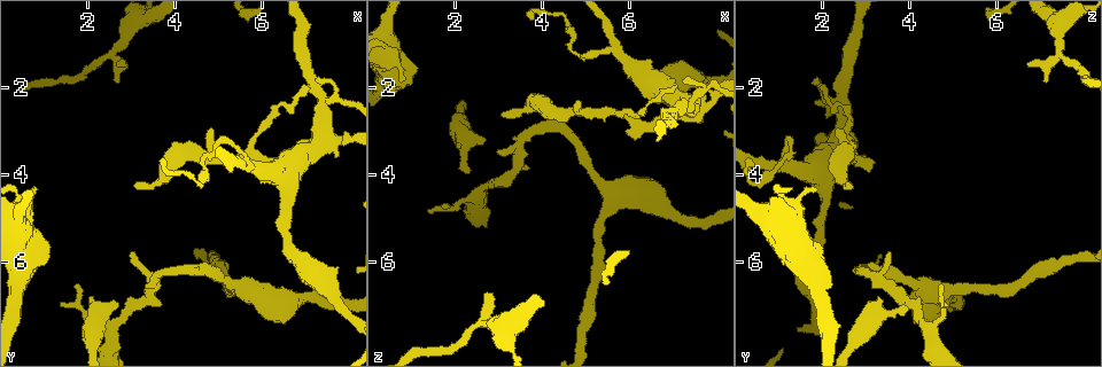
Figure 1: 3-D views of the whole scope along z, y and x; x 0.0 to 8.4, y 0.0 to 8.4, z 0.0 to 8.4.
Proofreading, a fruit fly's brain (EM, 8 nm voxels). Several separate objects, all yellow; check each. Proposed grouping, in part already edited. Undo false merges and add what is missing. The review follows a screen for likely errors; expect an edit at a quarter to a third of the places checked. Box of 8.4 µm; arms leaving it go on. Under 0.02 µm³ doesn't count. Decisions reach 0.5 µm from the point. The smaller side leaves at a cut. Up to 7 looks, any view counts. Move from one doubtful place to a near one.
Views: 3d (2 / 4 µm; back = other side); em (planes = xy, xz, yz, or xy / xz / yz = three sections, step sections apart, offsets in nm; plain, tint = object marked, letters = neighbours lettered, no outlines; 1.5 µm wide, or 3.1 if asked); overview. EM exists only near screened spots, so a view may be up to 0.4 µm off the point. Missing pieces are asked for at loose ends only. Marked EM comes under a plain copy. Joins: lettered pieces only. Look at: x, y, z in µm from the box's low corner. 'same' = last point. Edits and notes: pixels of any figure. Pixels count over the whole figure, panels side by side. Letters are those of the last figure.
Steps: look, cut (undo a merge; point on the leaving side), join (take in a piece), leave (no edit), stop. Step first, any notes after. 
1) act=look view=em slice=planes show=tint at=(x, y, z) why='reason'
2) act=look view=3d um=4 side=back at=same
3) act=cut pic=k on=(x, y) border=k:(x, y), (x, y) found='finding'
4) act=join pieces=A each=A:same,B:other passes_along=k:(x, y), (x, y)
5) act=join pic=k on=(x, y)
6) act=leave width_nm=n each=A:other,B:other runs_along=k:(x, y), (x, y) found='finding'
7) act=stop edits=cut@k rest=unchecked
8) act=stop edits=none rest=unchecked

act=look view=em slice=xz step=4 show=tint at=(2.10, 6.75, 3.25) why='free end'

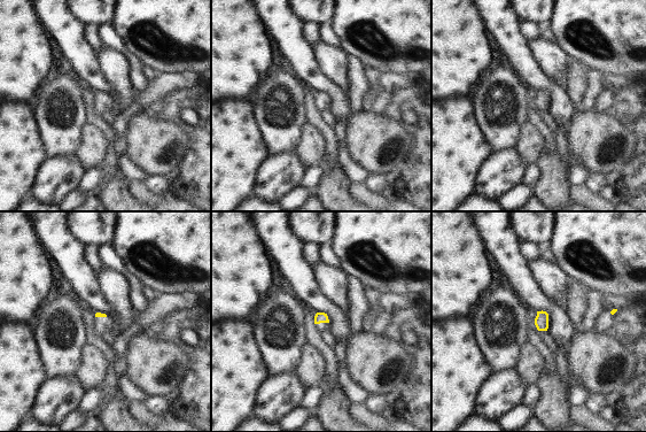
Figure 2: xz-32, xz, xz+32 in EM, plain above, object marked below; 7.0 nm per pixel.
act=look view=em slice=planes show=letters at=same

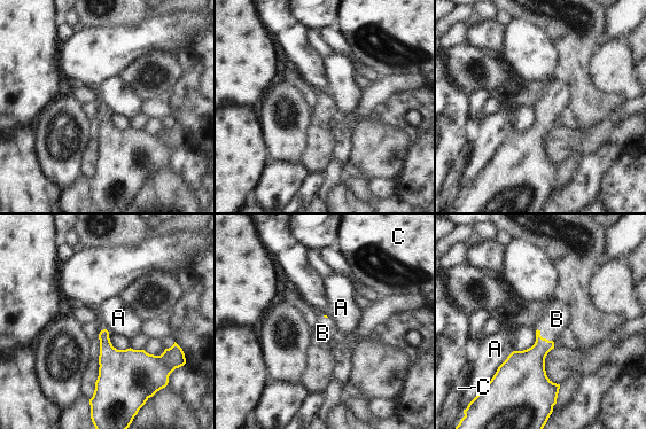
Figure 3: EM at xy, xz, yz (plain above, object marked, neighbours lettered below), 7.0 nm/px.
act=join pieces=B longest_contact=A:340nm each=A:other,B:same,C:other passes_along=3:(526, 368), (544, 338), (557, 319) found='the neuron continues'

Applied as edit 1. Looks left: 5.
act=look view=overview

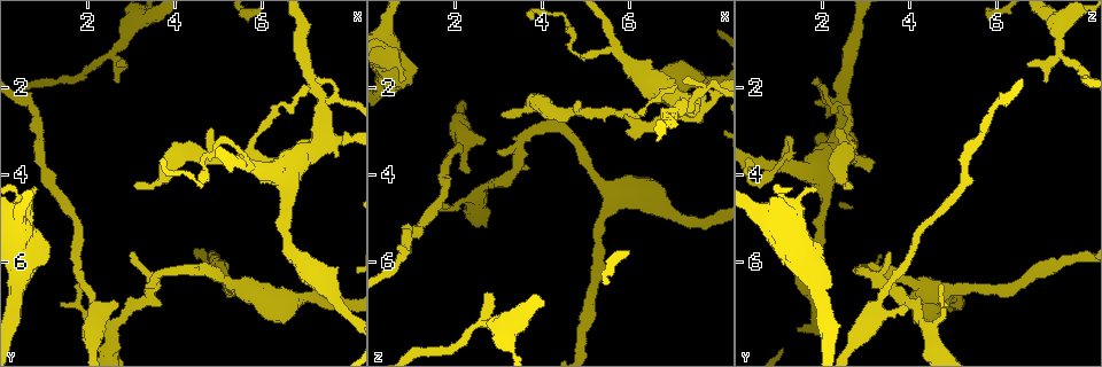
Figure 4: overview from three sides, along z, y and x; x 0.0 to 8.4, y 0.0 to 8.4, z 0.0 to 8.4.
act=look view=3d um=2 at=(4.90, 2.95, 2.35) why='free end'

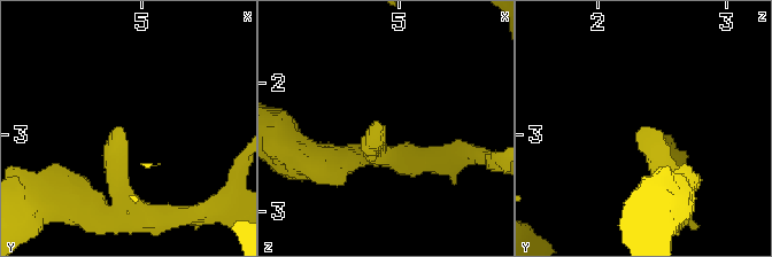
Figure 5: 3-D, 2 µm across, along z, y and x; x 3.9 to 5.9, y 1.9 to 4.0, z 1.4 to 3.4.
act=look view=em slice=planes show=letters at=(4.88, 2.96, 2.34)

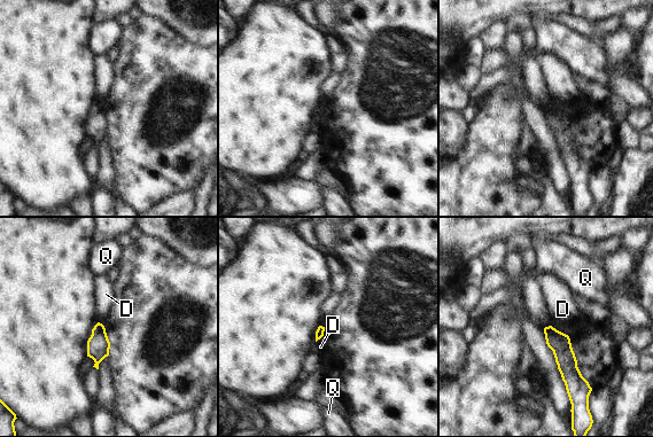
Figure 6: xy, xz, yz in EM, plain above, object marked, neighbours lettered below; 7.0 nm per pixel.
act=leave each=D:other,Q:other runs_along=6:(547, 329), (561, 346), (573, 391) found='no lettered piece goes on from it'

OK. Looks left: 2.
act=look view=3d um=2 at=(3.10, 4.25, 2.65) why='free end'

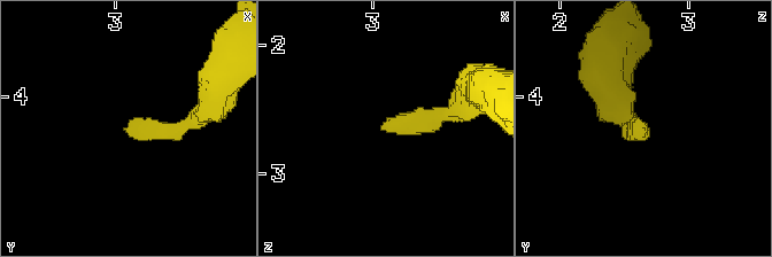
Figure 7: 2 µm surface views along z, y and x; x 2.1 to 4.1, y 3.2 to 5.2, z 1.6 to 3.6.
act=look view=em slice=planes show=letters at=(3.08, 4.28, 2.68) why='need the tissue'

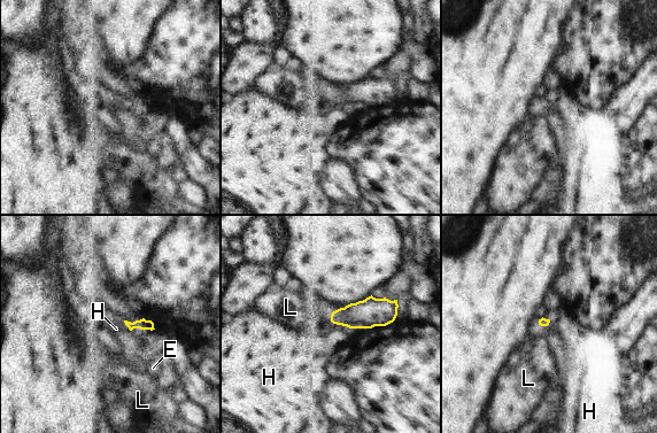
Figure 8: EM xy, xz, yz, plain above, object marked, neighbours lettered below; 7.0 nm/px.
act=leave each=E:other,H:other,L:other found='none of them fits'

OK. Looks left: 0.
act=stop edits=join@3 rest=unchecked

